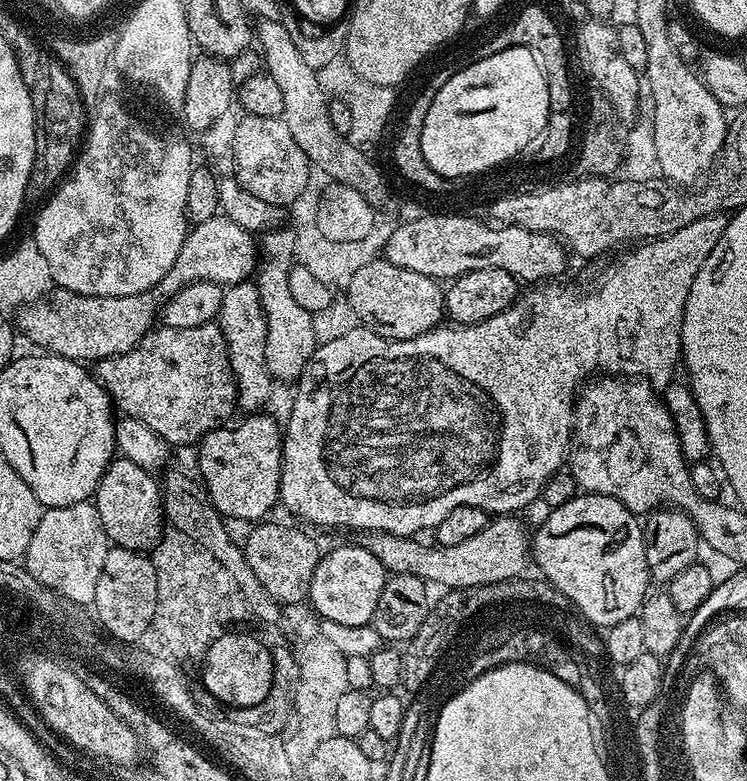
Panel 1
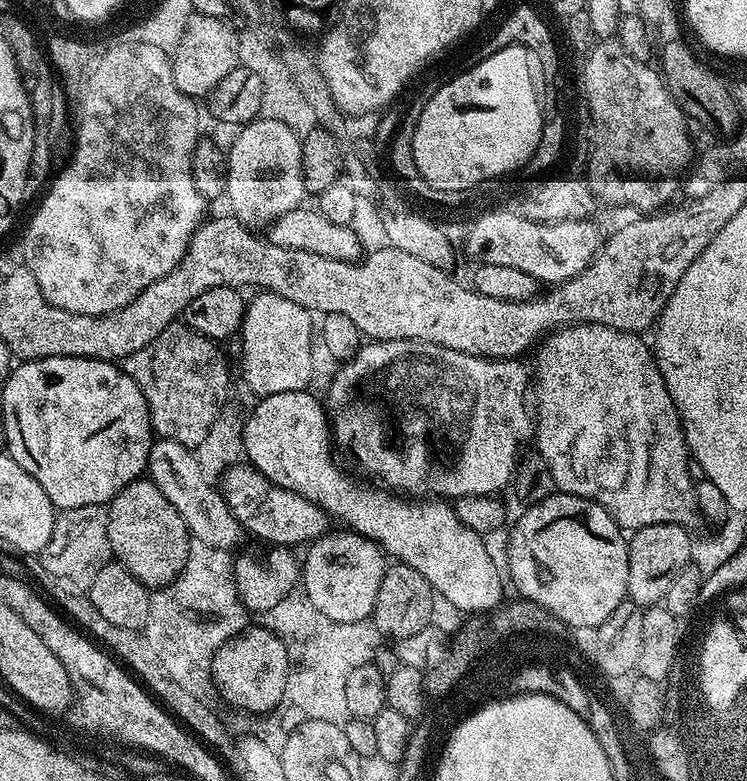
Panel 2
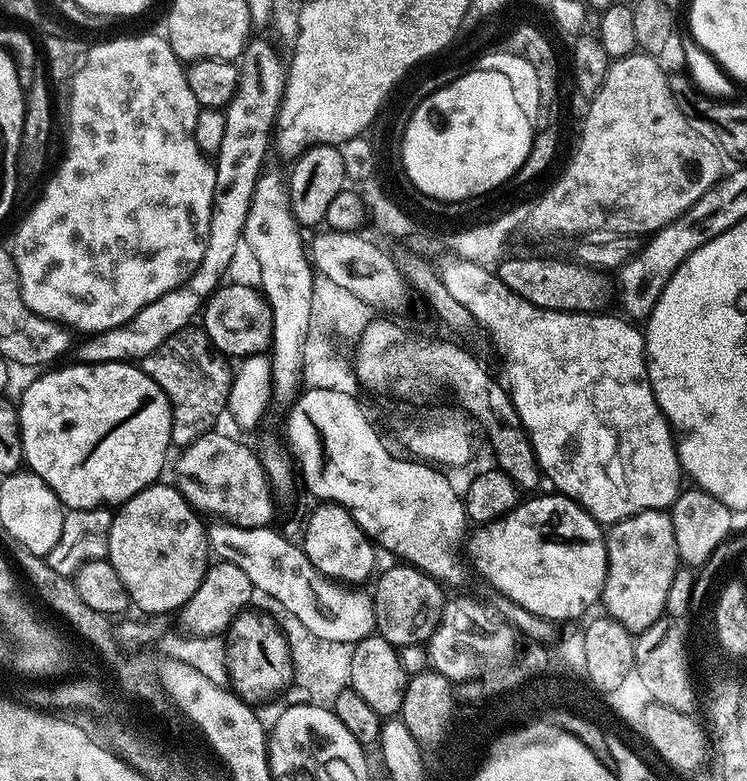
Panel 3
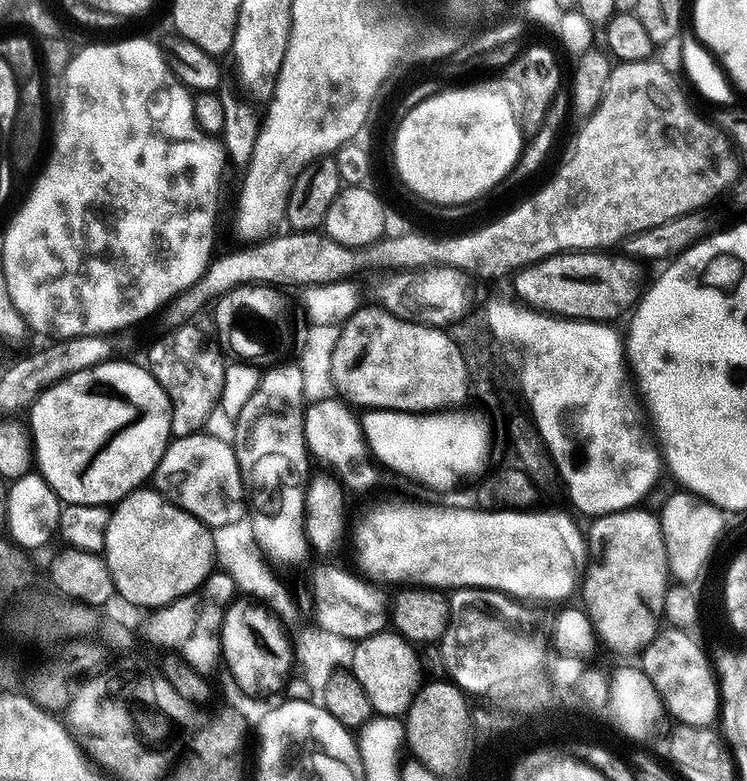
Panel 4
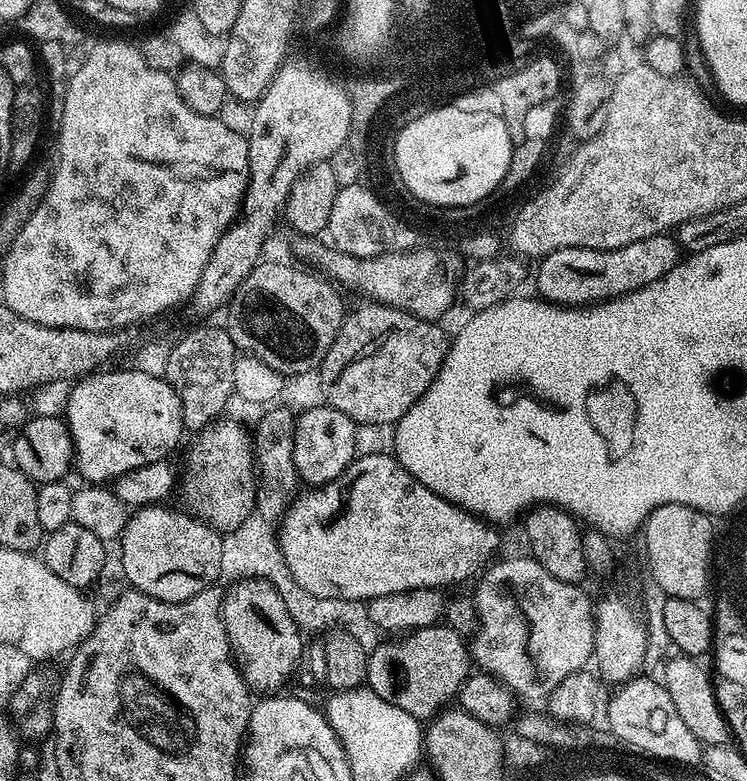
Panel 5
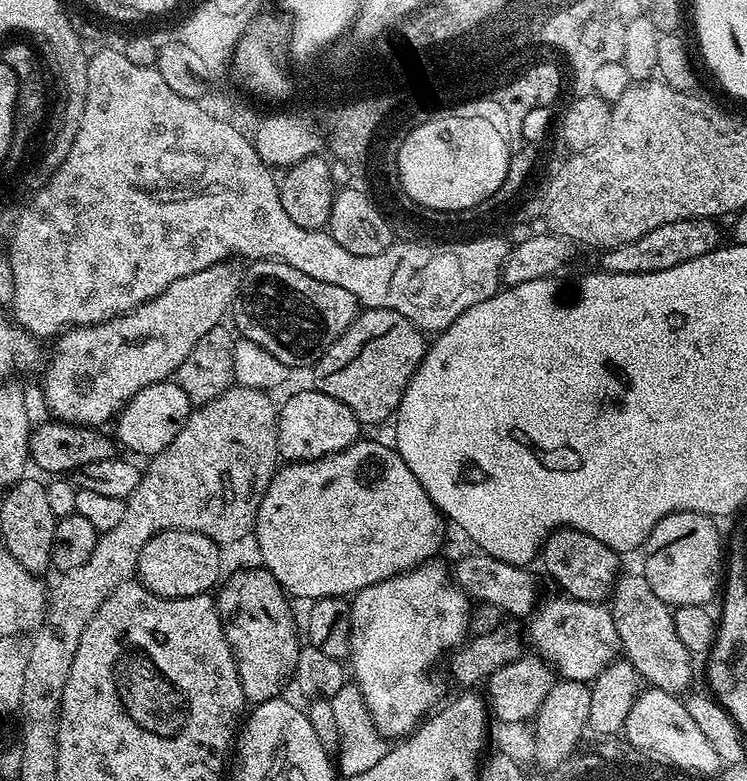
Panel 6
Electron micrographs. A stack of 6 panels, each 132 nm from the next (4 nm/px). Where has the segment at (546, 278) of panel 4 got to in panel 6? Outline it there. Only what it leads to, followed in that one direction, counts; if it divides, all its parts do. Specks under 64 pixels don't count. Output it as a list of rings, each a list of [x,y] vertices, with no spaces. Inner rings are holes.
[[[712,218],[666,222],[658,226],[658,230],[650,230],[650,234],[642,234],[642,238],[634,242],[626,242],[617,248],[607,249],[603,253],[603,271],[622,274],[657,272],[670,270],[674,266],[682,266],[682,262],[690,262],[694,258],[702,258],[702,254],[710,254],[721,247],[720,228],[716,224],[719,223]]]

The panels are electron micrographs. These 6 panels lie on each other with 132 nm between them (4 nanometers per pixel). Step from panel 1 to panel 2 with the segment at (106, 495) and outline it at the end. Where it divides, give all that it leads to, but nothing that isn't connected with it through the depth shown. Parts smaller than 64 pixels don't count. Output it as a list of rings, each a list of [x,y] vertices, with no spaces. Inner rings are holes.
[[[141,478],[130,482],[107,505],[108,533],[110,534],[110,546],[112,555],[122,566],[134,574],[134,578],[141,580],[150,590],[159,590],[172,583],[180,575],[188,558],[190,547],[190,533],[186,522],[182,522],[182,514],[166,502],[166,494],[158,490],[158,486],[151,478]]]

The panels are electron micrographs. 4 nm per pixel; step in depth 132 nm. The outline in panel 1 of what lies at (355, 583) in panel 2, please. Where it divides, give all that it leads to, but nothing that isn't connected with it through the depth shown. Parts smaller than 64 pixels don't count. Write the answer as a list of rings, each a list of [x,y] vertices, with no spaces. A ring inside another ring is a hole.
[[[359,543],[344,544],[323,553],[310,582],[307,603],[321,621],[343,626],[371,625],[374,610],[378,610],[378,598],[384,589],[386,573],[382,562],[361,548]]]

